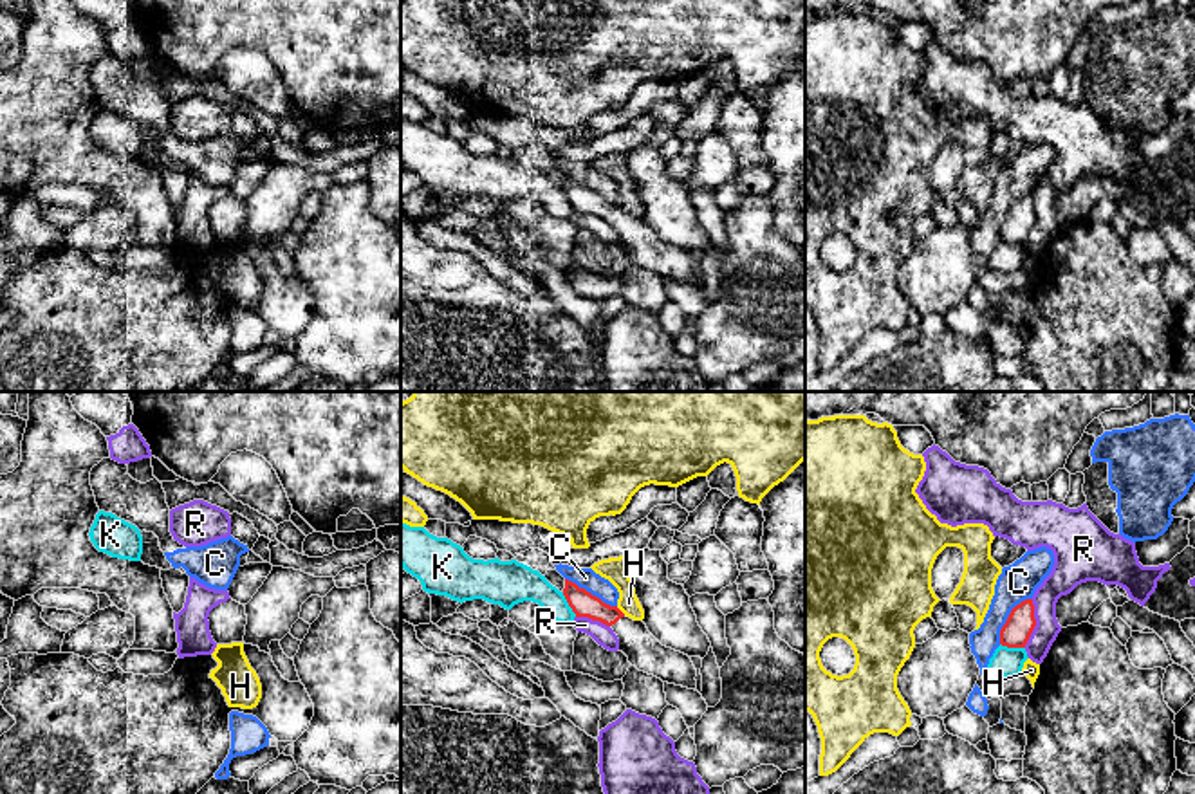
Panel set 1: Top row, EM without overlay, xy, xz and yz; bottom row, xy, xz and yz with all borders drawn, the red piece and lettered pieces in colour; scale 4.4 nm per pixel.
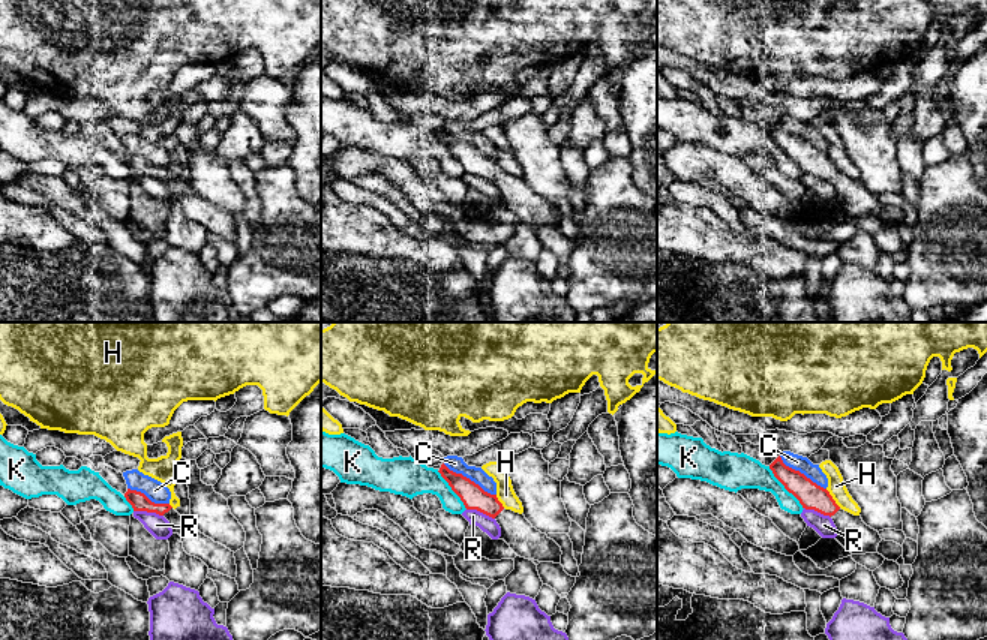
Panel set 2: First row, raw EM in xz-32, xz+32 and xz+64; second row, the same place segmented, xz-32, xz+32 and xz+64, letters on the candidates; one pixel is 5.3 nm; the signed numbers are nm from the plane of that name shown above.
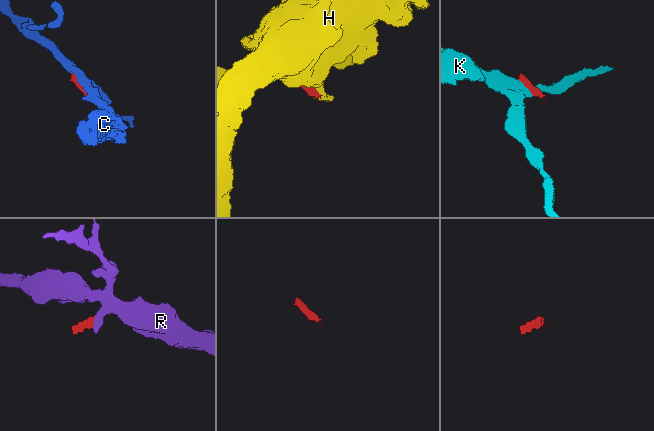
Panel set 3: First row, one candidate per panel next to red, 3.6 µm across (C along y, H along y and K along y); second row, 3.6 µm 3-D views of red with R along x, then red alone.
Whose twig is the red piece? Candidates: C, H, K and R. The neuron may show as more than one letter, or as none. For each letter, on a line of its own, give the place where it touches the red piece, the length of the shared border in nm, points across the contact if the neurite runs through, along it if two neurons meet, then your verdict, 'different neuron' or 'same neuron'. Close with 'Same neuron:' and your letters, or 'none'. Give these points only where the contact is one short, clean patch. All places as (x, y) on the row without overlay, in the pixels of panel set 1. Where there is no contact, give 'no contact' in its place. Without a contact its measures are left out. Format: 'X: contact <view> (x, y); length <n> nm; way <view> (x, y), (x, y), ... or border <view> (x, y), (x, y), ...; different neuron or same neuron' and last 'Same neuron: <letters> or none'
C: contact yz (1008, 213); length 260 nm; different neuron
H: contact xz (620, 206); length 60 nm; border xz (616, 203), (625, 210); different neuron
K: contact xz (569, 201); length 130 nm; border xz (562, 188), (576, 212); different neuron
R: contact yz (1035, 219); length 220 nm; border yz (1033, 195), (1035, 224), (1024, 242); different neuron
Same neuron: none

